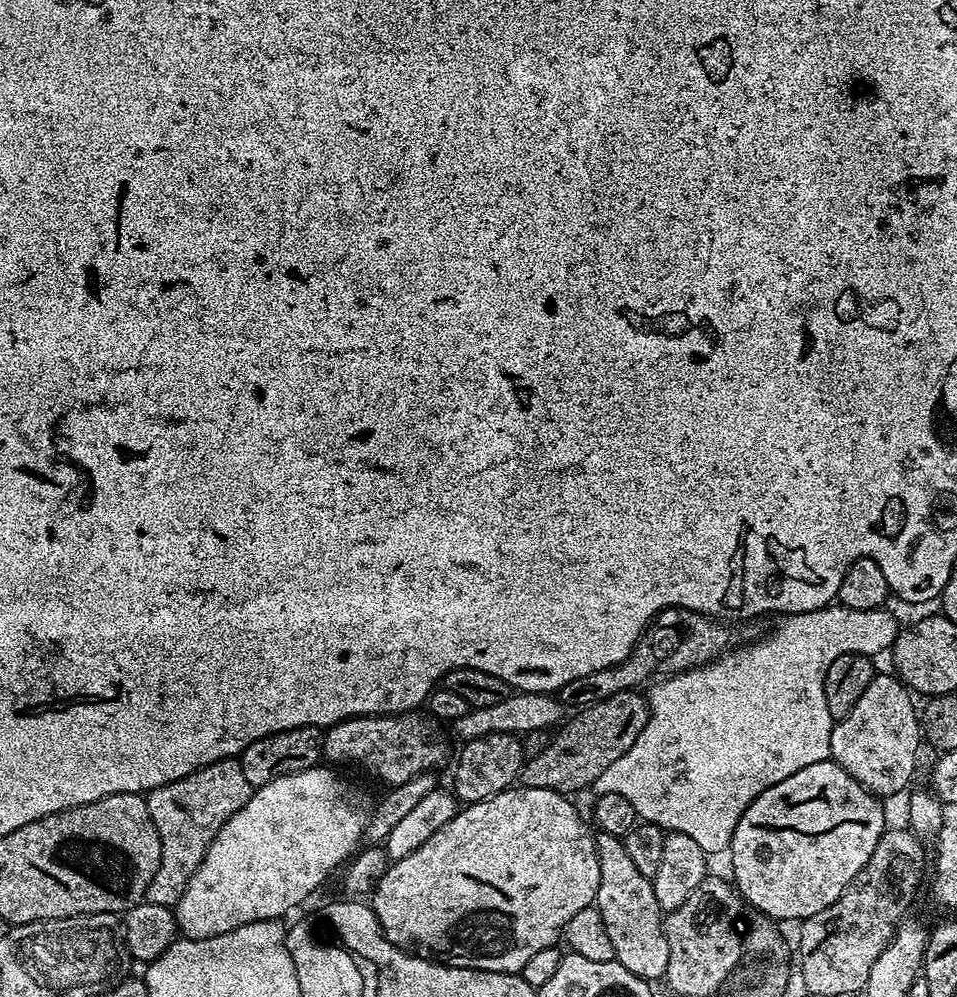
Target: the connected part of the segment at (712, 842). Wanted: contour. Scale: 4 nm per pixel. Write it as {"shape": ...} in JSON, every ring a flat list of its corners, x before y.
{"shape":[[829,606,813,612,793,612,785,615,781,619,784,621,765,640,760,640,757,644,748,644,745,648,733,647,719,660,713,660,711,664,692,668,688,672,677,672,656,682,656,685,653,683,646,692,650,715,642,734,638,734,634,746,630,746,630,750,626,750,626,754,622,754,622,758,618,758,618,762,614,762,602,773,602,778,596,780,595,791,622,794,622,798,630,798,630,806,634,806,636,815,641,821,656,824,668,832,686,834,686,838,692,838,694,842,698,842,698,846,702,846,702,850,706,853,715,854,723,848,725,851,732,843,732,835,742,814,748,809,750,802,754,802,754,798,758,798,770,786,790,778,790,774,798,774,798,770,806,770,806,766,814,766,814,762,822,762,831,757,830,734,834,721,830,710,826,710,826,690,824,689,826,669,830,666,830,662,834,662,834,658,847,652,873,658,879,657,879,652,887,653,902,631,901,625,896,625,895,618,888,611,887,607,874,610,850,610,843,606]]}

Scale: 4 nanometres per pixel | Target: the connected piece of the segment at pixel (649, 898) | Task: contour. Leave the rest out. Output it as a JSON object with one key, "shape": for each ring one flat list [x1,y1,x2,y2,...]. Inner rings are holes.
{"shape":[[597,831,595,837,600,881,594,906,602,914,602,922,606,922,606,934,610,934,610,942,614,942,616,960,638,978,663,981,666,962,670,962,670,946,666,942,664,916,658,898,654,898,651,879,634,866,621,837,601,831]]}

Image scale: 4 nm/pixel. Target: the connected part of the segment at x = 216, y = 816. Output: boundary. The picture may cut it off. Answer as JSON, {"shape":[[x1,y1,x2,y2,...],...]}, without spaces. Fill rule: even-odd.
{"shape":[[239,759,219,760,205,768,199,768,196,772,191,772,188,776,178,778,178,782,170,782,166,786,158,786,153,792,147,793,146,799,148,809,150,810,150,818,154,818,154,830,158,830,158,838,162,842,162,858,160,859,160,868,154,874,154,878,148,887,147,903,157,904,158,906,166,906,172,908,182,898,182,894,186,890,186,886,190,882,190,878,194,874,194,870,198,870,198,866,202,862,202,858,206,858,206,850,214,842,216,835,222,830,222,826,226,826,226,822,230,818,234,818,234,814,238,814,238,810,242,810,242,806,246,806,246,802,250,802,254,789,250,782,246,782,246,774,242,774,242,766]]}

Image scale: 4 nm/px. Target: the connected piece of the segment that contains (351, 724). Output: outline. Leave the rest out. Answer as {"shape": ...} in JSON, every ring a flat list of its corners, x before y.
{"shape":[[420,714,355,716,353,720,338,722,324,732,323,759,332,766,353,764,377,776,385,786,409,782,416,775,435,769,435,764,444,760,444,748,432,737,429,721,423,715,416,715]]}

